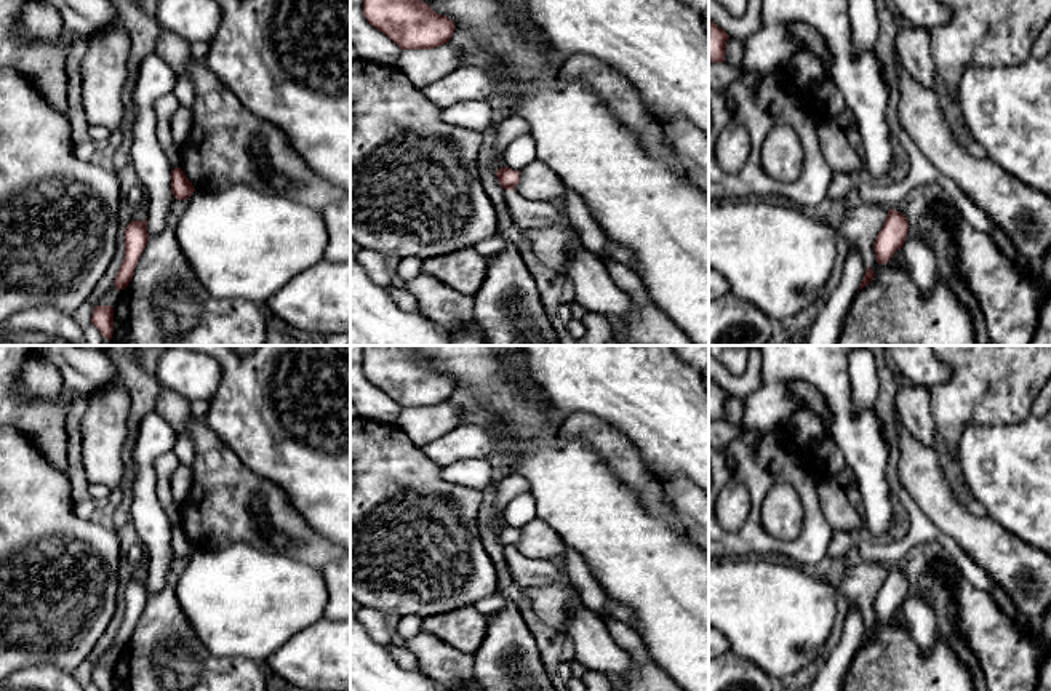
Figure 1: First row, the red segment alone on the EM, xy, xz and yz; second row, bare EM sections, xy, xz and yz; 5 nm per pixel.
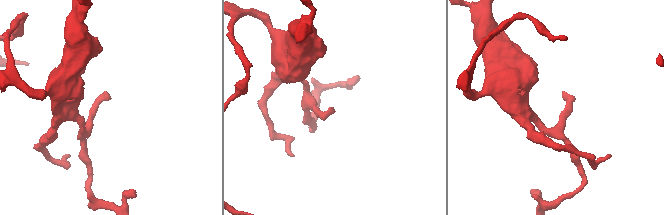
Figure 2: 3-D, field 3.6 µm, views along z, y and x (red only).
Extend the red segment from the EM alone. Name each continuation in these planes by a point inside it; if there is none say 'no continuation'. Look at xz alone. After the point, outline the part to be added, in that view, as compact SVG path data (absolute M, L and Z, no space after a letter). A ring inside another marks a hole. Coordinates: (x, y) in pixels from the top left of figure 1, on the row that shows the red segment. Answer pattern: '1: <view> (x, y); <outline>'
no continuation

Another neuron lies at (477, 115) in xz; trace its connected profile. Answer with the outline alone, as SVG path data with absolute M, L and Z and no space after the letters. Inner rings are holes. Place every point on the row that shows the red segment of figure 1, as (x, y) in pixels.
M467 101L442 109L445 123L483 133L494 126L491 101Z

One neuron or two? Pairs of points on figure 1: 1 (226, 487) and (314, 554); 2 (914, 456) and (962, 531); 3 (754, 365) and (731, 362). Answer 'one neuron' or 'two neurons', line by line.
1: one neuron
2: one neuron
3: two neurons

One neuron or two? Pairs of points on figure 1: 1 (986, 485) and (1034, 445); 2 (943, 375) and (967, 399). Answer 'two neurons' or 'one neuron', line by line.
1: one neuron
2: two neurons

